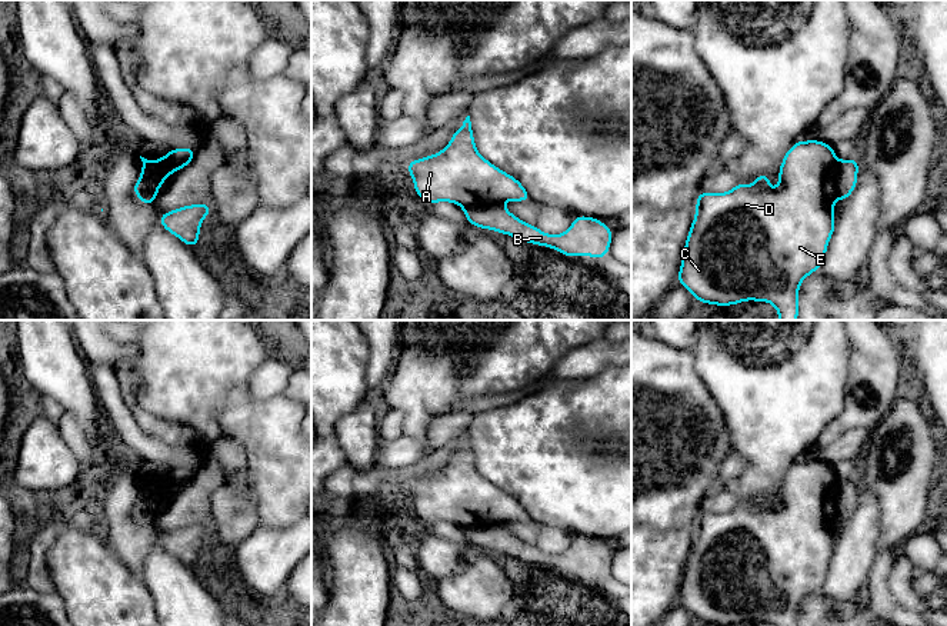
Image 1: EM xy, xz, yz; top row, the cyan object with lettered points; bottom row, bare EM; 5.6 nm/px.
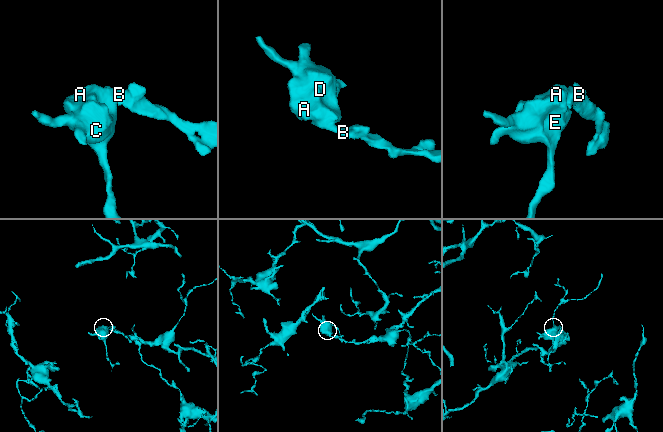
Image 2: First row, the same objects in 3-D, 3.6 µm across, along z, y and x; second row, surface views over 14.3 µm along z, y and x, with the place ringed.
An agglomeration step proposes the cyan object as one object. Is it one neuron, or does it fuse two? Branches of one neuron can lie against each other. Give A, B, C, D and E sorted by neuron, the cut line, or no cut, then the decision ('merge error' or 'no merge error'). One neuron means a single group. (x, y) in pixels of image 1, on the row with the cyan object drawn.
groups A C D E / B; cut xz (499, 203), (463, 207); merge error

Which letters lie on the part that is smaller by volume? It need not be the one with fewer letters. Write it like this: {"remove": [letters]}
{"remove": ["A", "C", "D", "E"]}

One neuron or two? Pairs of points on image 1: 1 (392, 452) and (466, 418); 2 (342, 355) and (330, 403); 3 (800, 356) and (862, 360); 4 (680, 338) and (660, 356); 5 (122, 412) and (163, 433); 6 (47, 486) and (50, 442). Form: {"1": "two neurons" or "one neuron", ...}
{"1": "one neuron", "2": "one neuron", "3": "two neurons", "4": "two neurons", "5": "two neurons", "6": "one neuron"}

